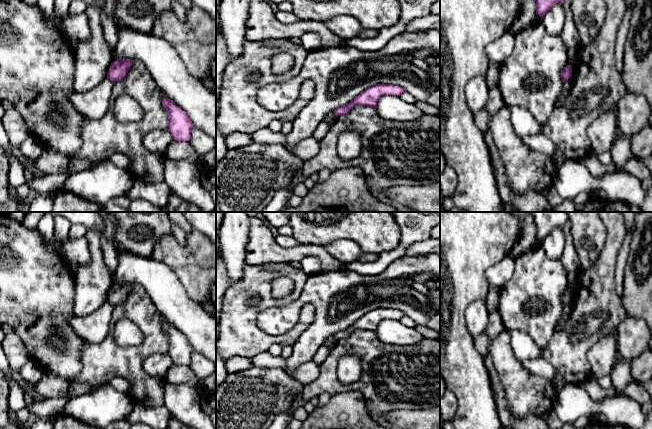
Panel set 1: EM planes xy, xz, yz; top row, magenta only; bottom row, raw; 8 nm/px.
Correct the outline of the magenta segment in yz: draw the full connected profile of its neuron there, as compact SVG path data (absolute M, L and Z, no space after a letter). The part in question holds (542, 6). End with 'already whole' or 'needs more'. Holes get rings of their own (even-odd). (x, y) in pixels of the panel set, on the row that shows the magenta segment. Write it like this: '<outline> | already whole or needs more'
M535 0L536 2L536 14L541 17L541 21L543 16L551 9L551 7L556 3L563 3L565 0Z | already whole

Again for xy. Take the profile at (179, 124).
M169 98L162 100L162 106L167 109L168 126L173 140L190 141L192 122L188 115Z | already whole

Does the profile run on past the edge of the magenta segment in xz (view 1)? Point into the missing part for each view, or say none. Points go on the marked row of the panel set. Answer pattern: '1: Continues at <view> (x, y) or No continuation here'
1: No continuation here

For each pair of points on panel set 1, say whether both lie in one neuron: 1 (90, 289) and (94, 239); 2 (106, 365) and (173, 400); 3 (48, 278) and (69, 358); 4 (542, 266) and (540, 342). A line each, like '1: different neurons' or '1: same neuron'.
1: same neuron
2: different neurons
3: same neuron
4: same neuron

